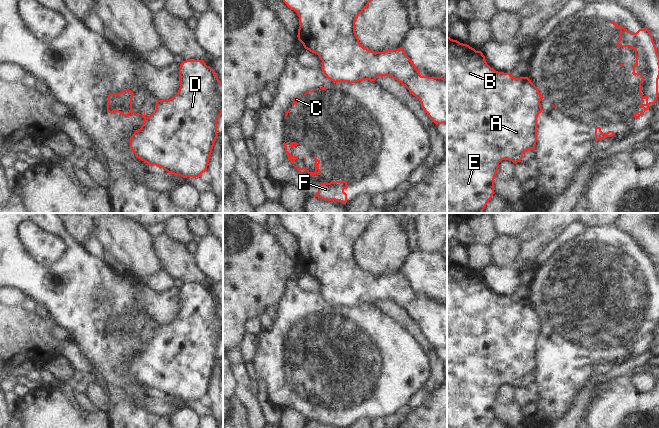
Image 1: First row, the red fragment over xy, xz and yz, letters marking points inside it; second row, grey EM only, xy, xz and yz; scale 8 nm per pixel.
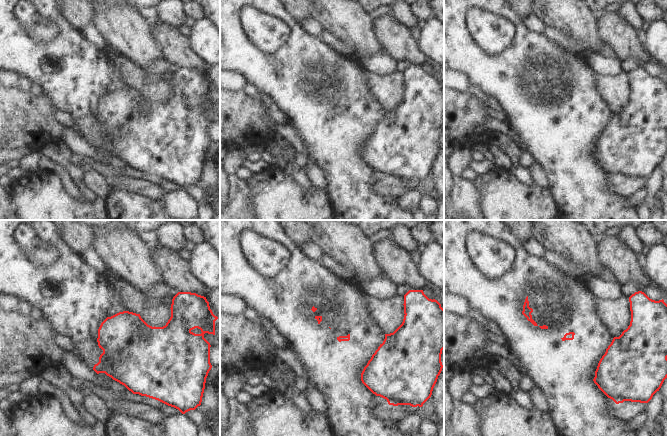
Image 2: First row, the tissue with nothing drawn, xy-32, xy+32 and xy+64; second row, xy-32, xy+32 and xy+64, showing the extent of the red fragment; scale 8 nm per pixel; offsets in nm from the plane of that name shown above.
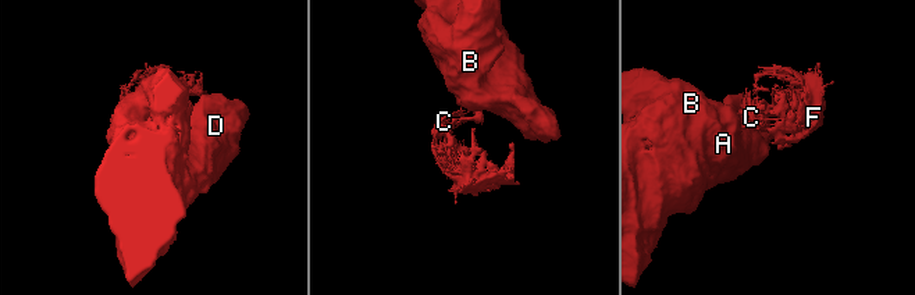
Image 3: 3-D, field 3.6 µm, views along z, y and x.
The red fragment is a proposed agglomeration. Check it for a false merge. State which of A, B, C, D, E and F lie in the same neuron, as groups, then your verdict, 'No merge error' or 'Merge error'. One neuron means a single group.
Groups: A B D E / C F. Merge error.

